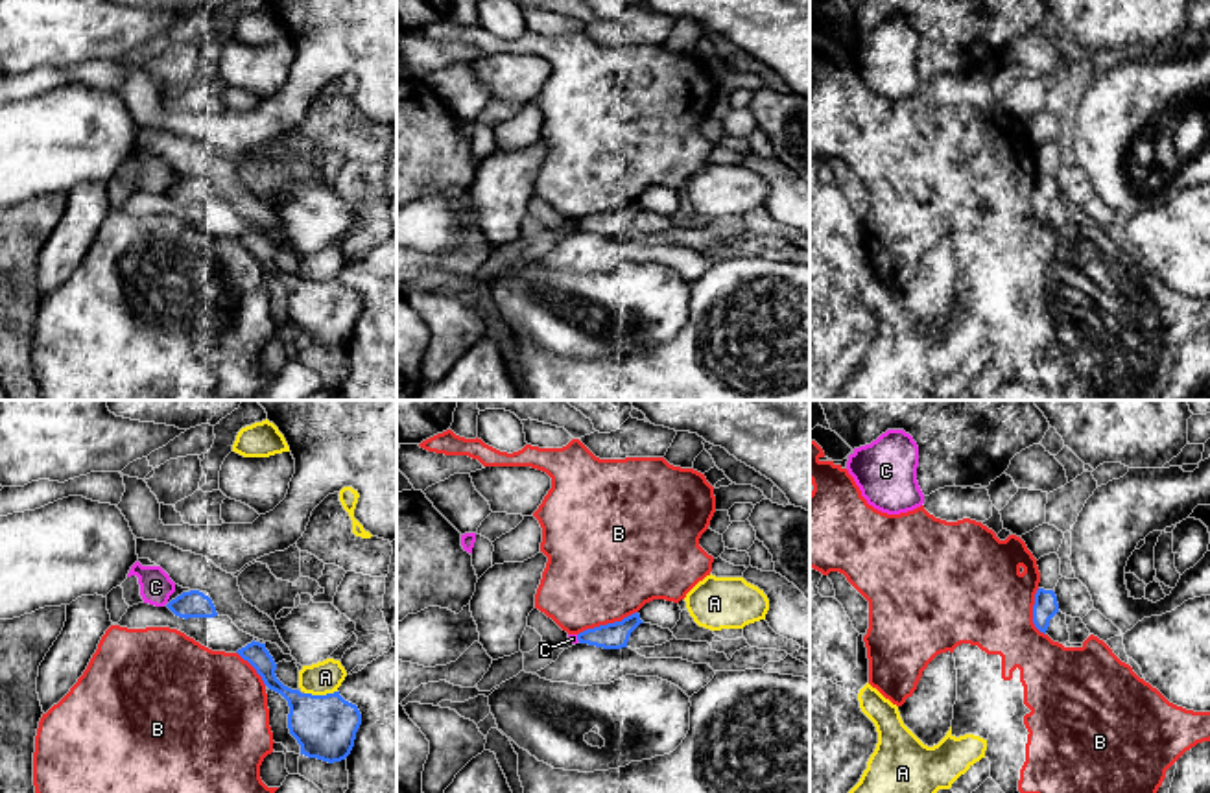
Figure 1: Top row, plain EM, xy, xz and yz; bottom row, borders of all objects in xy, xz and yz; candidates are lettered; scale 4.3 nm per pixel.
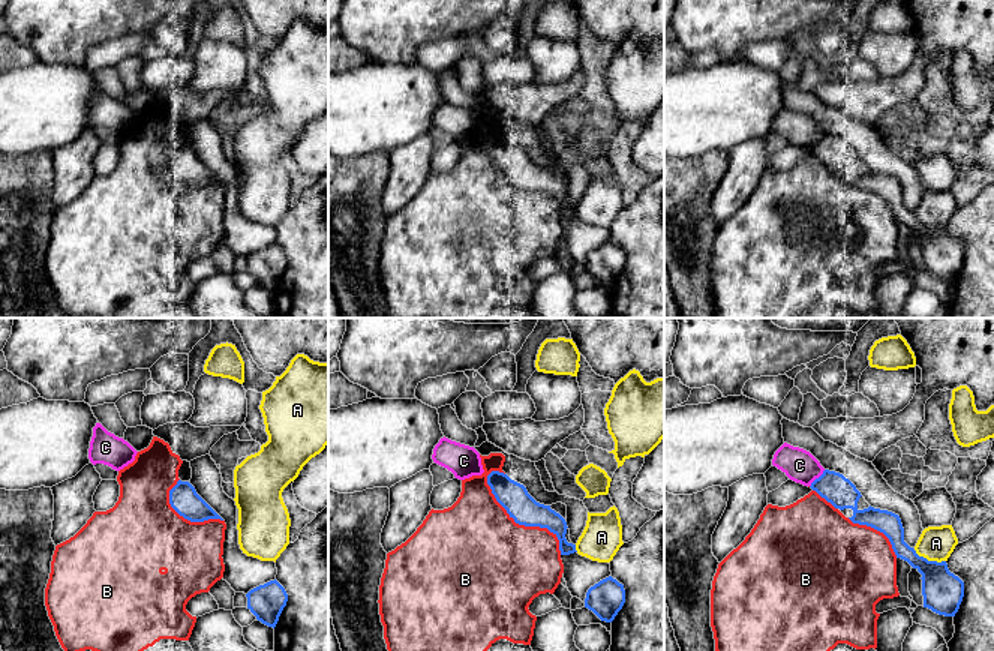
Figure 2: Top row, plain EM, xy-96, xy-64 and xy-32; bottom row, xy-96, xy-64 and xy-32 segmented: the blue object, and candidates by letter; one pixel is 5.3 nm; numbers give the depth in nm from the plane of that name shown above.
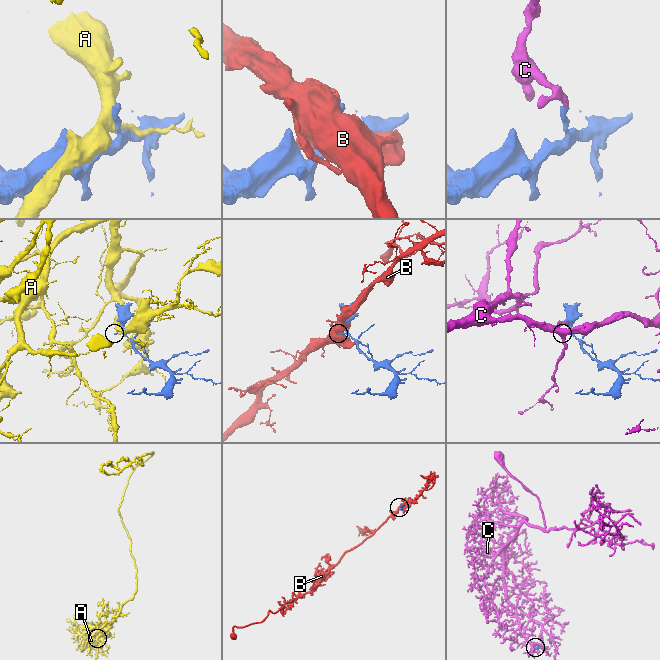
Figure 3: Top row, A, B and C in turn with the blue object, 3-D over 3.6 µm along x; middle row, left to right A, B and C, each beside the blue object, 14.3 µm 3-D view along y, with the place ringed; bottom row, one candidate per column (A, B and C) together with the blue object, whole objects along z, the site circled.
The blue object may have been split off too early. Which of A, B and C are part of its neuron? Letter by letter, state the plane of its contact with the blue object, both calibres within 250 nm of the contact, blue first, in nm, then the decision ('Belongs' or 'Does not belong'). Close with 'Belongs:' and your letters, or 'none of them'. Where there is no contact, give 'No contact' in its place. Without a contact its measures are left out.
A: Touches blue in xy. Thickness 280 nm (blue) against 140 nm. Does not belong
B: Touches blue in xz. Thickness 110 nm (blue) against 480 nm. Does not belong
C: Touches blue in xz. Thickness 110 nm (blue) against 50 nm. Does not belong
Belongs: none of them

